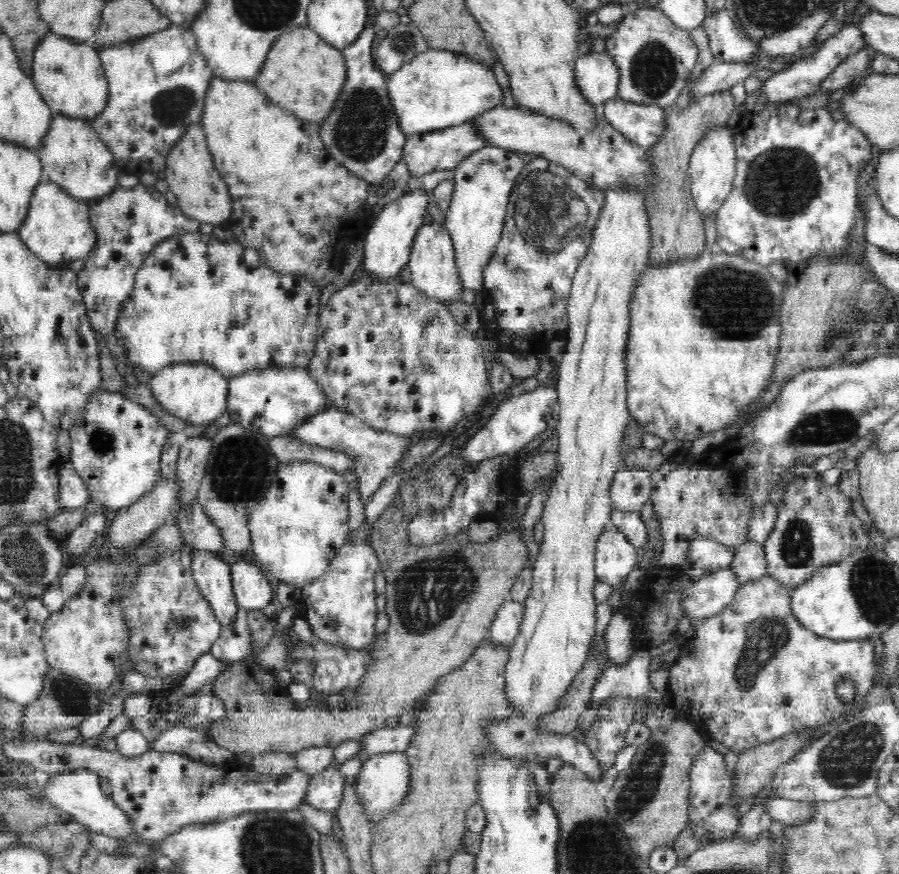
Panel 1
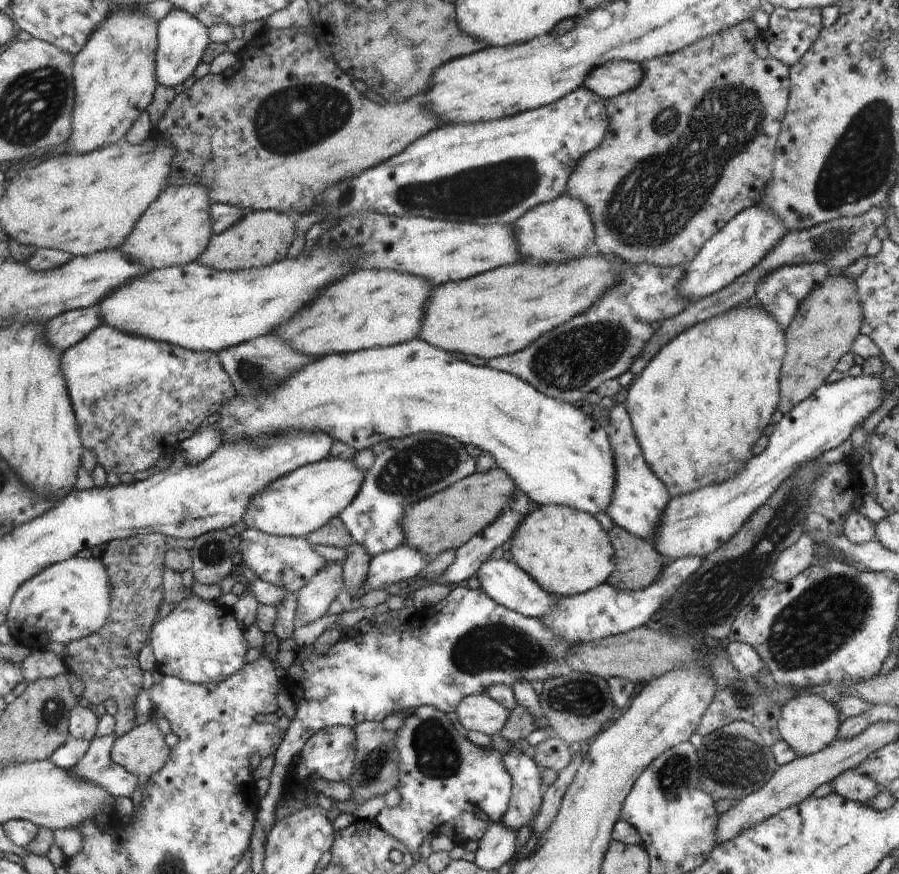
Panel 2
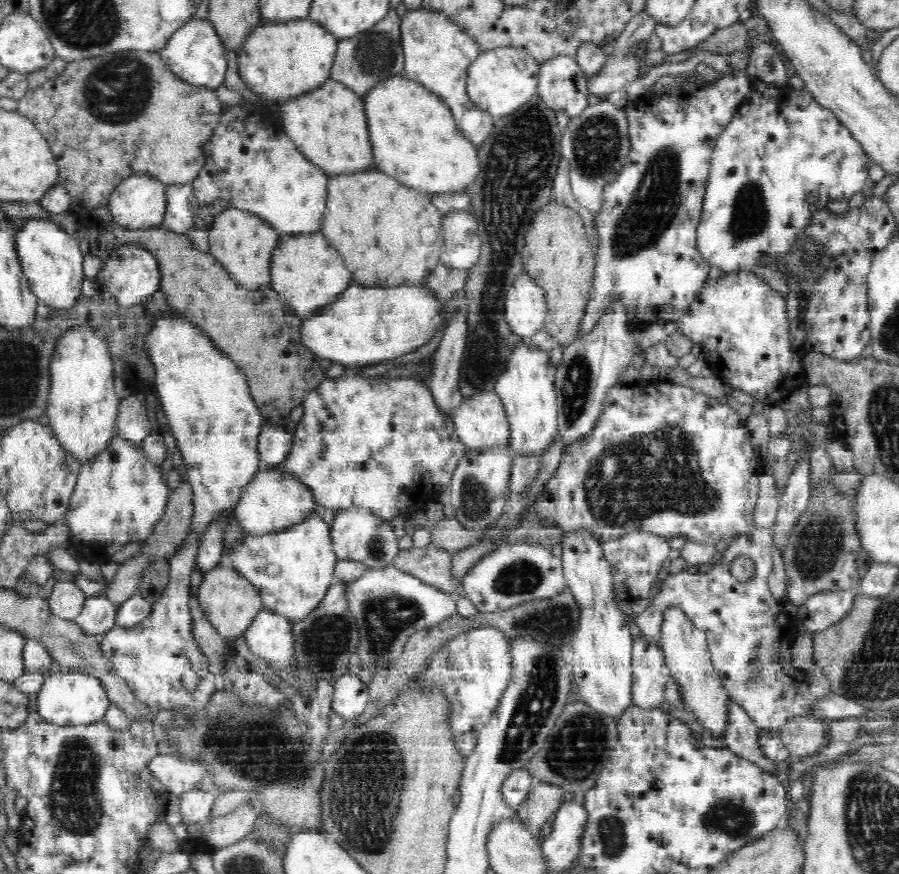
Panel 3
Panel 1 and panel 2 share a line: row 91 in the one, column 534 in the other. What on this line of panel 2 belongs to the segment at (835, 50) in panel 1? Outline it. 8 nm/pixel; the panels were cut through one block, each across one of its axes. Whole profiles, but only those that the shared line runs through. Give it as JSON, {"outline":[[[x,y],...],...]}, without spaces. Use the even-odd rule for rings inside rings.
{"outline":[[[512,743],[501,755],[507,771],[514,779],[511,804],[501,821],[510,830],[518,832],[521,826],[533,822],[543,806],[545,787],[542,783],[542,769],[531,754],[518,750]]]}

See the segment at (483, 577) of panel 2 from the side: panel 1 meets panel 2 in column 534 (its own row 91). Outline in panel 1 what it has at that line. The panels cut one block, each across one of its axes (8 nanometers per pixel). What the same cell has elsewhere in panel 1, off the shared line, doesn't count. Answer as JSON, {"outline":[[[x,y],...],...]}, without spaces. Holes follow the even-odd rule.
{"outline":[[[590,51],[575,62],[574,76],[580,94],[588,103],[601,108],[610,98],[617,96],[620,71],[605,52]]]}

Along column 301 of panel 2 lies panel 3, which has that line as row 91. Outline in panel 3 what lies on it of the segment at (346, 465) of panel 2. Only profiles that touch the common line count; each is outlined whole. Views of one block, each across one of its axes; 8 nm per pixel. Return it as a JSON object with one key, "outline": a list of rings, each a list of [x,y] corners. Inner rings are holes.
{"outline":[[[498,47],[482,51],[468,69],[468,96],[476,107],[498,120],[518,110],[537,93],[540,67],[541,63],[521,48]]]}

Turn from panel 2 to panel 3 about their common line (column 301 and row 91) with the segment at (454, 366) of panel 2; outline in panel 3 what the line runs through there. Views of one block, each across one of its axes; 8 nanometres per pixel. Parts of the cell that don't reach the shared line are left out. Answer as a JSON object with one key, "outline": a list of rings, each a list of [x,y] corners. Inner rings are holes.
{"outline":[[[406,76],[384,80],[367,92],[364,108],[367,113],[368,130],[372,143],[374,166],[388,176],[394,176],[400,184],[408,188],[436,195],[464,193],[475,182],[480,172],[479,149],[468,140],[456,124],[451,108],[432,91]]]}

